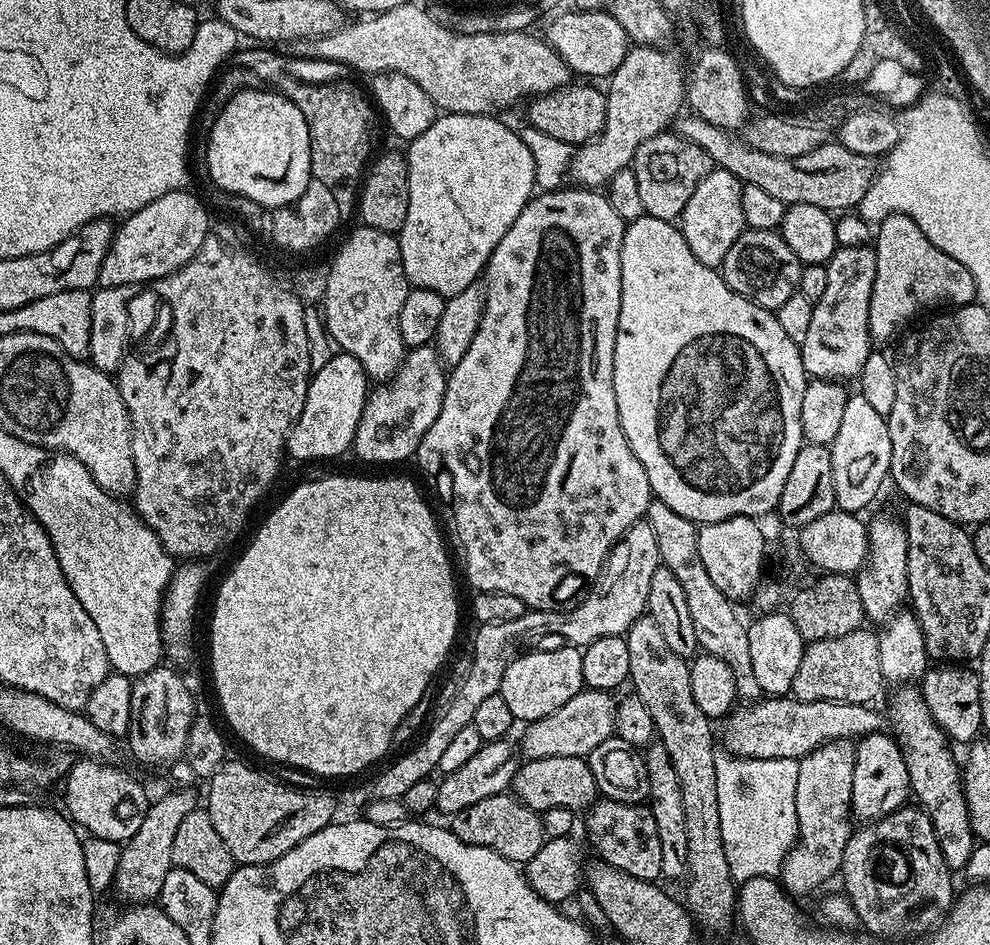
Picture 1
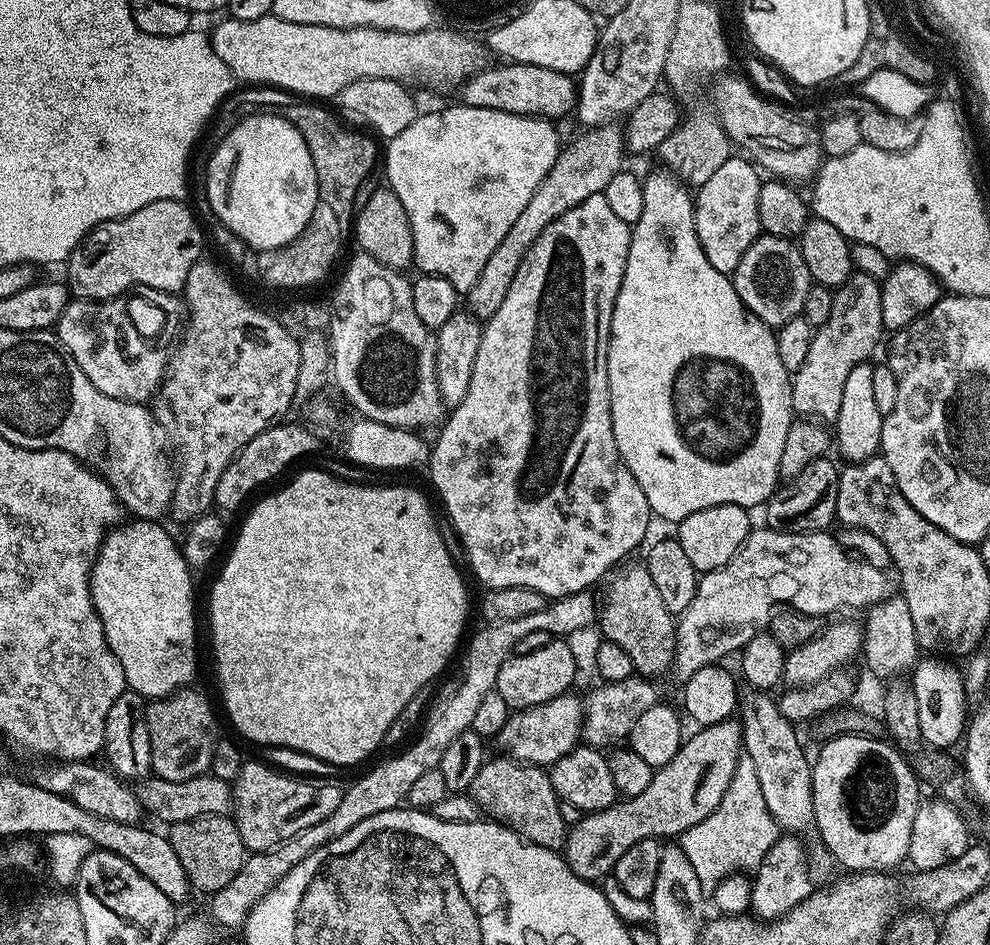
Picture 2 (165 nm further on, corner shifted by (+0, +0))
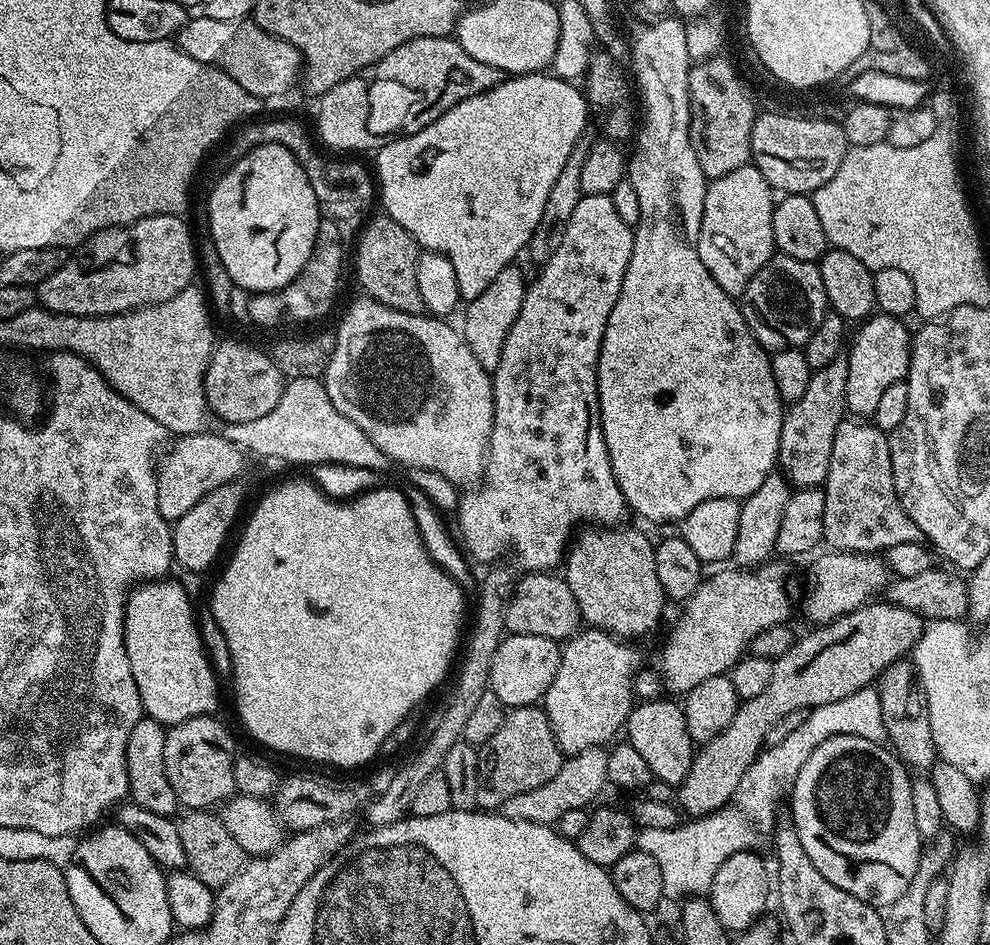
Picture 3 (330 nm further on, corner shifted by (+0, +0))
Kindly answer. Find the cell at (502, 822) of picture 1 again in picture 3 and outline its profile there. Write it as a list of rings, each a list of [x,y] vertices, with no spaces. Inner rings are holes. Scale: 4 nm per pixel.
[[[540,706],[511,709],[505,715],[502,726],[498,726],[497,732],[485,744],[479,745],[478,751],[478,805],[484,810],[498,810],[506,798],[522,794],[522,790],[534,790],[534,786],[542,786],[542,782],[550,782],[566,759],[554,738],[548,715]]]

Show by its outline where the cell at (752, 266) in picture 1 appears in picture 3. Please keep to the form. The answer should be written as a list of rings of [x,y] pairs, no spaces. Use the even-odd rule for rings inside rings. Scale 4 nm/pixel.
[[[773,254],[766,266],[750,278],[750,286],[746,286],[742,297],[742,311],[757,342],[769,353],[784,348],[803,349],[818,322],[829,311],[819,263]]]

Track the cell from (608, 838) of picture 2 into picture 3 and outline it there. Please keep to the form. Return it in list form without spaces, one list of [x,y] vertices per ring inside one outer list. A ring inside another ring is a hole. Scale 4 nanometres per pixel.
[[[869,602],[858,610],[828,624],[813,627],[804,637],[793,639],[790,650],[772,661],[774,675],[770,686],[758,698],[743,701],[730,726],[705,744],[699,745],[692,757],[692,769],[675,789],[674,800],[688,818],[710,816],[720,811],[735,797],[742,774],[765,747],[764,739],[781,718],[791,712],[804,712],[842,698],[850,698],[858,690],[869,687],[896,660],[905,659],[922,638],[926,627],[923,616],[897,604]]]

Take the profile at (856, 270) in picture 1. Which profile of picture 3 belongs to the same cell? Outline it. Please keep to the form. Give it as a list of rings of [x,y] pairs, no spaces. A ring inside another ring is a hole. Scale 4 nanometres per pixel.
[[[837,358],[825,368],[815,369],[802,398],[787,405],[776,459],[779,471],[788,479],[793,489],[821,487],[830,470],[834,430],[838,430],[838,426],[846,418],[847,373],[848,361],[844,358]]]

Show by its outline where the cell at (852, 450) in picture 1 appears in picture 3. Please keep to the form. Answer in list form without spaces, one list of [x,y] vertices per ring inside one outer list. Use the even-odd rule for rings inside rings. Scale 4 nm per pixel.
[[[873,314],[859,325],[856,337],[851,337],[846,352],[848,373],[846,374],[846,409],[853,417],[870,418],[878,410],[878,402],[886,386],[904,380],[910,366],[910,350],[913,333],[898,316]]]

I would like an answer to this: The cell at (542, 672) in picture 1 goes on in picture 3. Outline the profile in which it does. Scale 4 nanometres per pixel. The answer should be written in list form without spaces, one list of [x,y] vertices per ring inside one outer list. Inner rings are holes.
[[[534,634],[505,635],[500,641],[498,650],[494,650],[494,662],[490,662],[489,689],[498,694],[498,698],[508,710],[539,705],[544,699],[546,690],[550,690],[550,682],[554,682],[554,674],[558,674],[561,651],[561,645],[550,638],[538,638]]]

